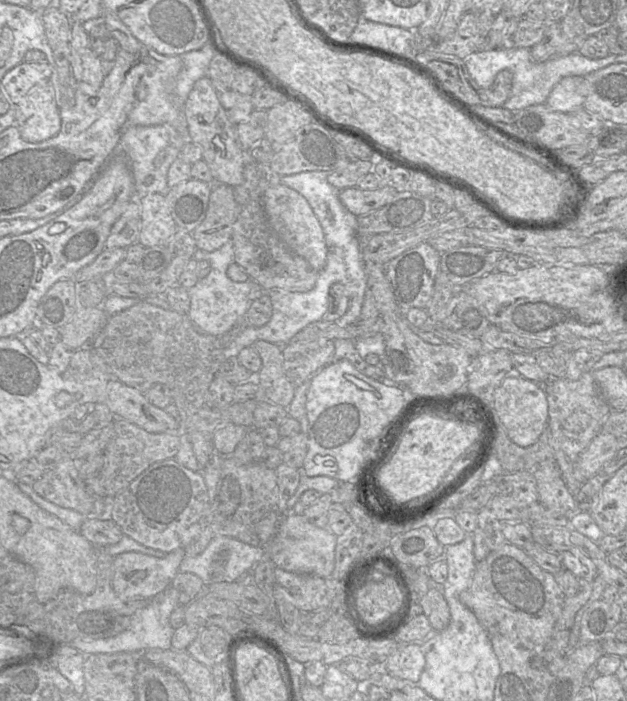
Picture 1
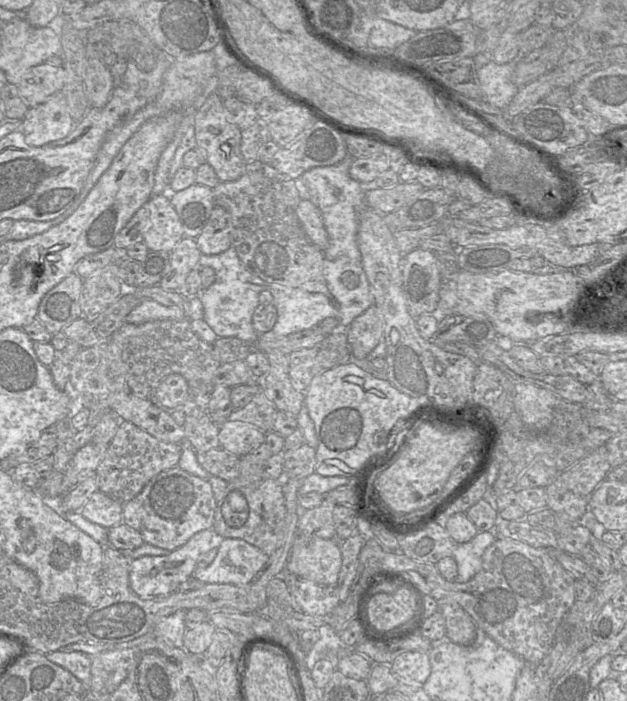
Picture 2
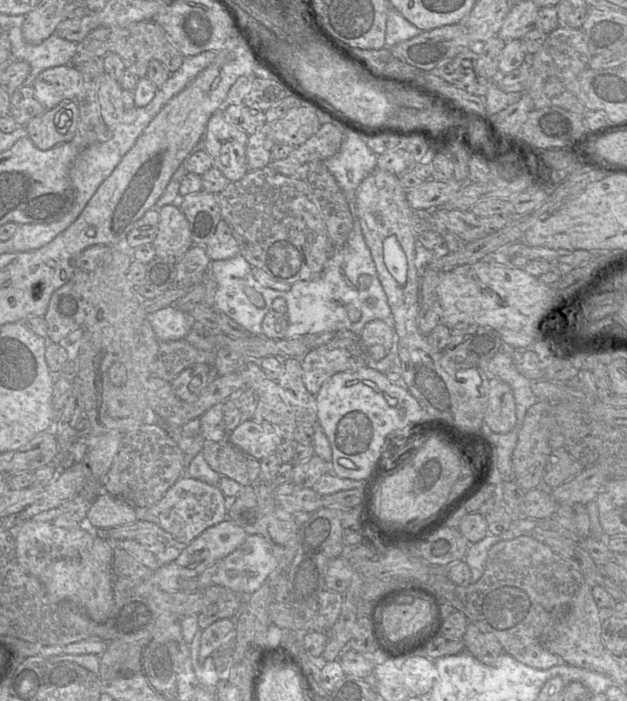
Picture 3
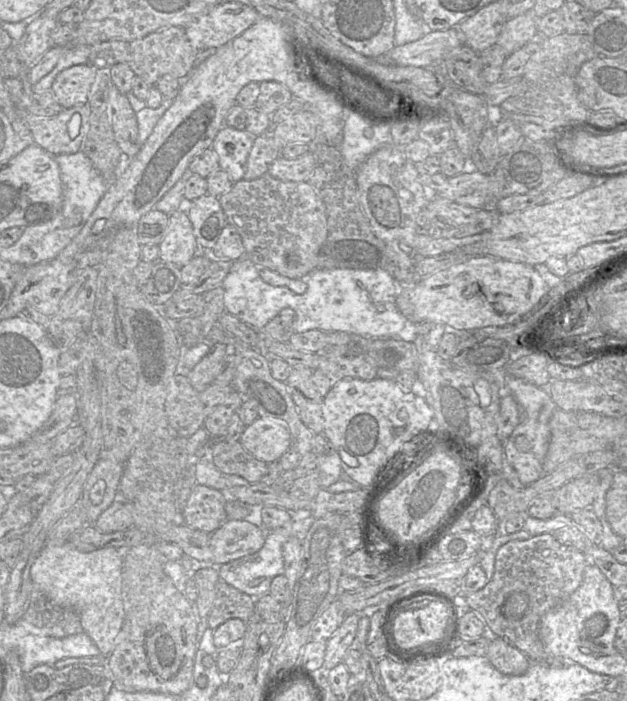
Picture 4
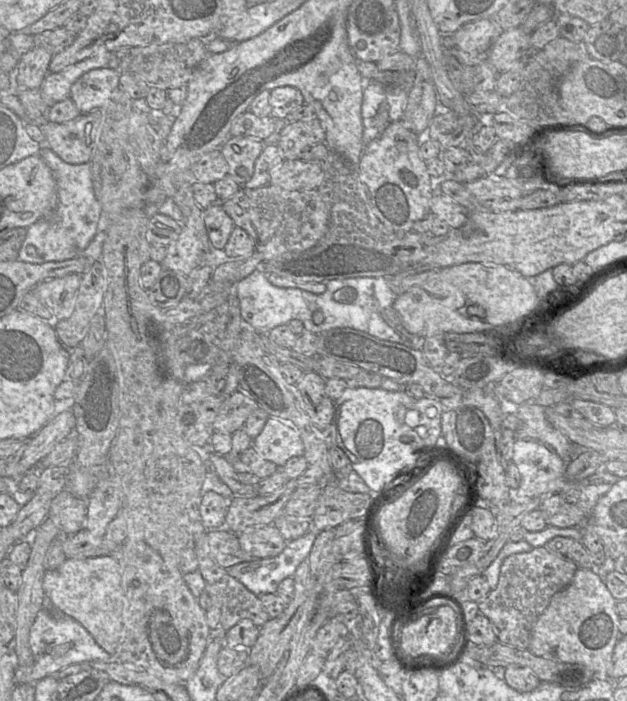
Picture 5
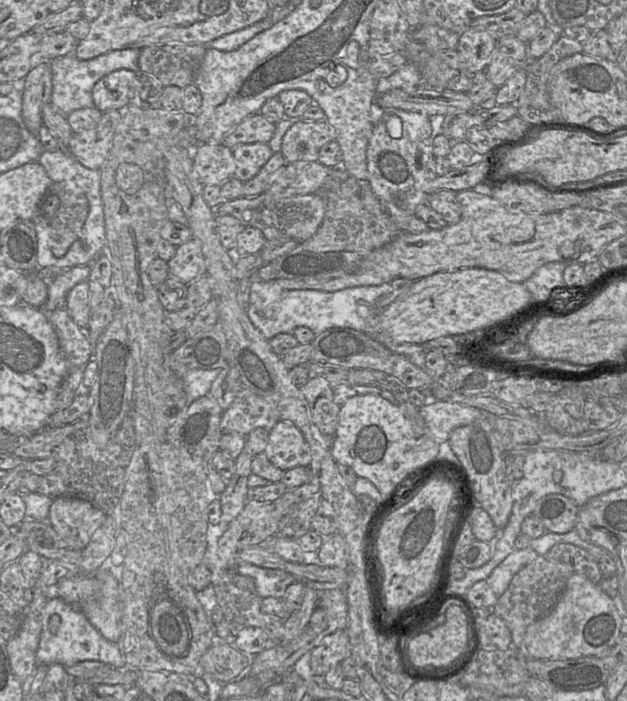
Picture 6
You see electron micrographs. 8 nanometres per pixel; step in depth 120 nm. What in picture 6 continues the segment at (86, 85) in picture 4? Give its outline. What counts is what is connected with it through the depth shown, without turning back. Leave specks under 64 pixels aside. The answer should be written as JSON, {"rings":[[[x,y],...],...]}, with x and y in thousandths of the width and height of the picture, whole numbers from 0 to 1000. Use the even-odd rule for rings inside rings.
{"rings":[[[190,98],[161,111],[148,124],[148,153],[163,160],[195,158],[219,134],[219,103]]]}

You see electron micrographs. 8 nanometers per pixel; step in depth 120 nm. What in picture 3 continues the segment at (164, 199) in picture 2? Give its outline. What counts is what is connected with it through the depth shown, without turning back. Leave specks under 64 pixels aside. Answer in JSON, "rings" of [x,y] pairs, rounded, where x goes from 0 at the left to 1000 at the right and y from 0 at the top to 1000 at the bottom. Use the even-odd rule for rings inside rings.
{"rings":[[[282,291],[254,298],[250,337],[242,345],[249,365],[284,371],[309,350],[300,315]]]}

